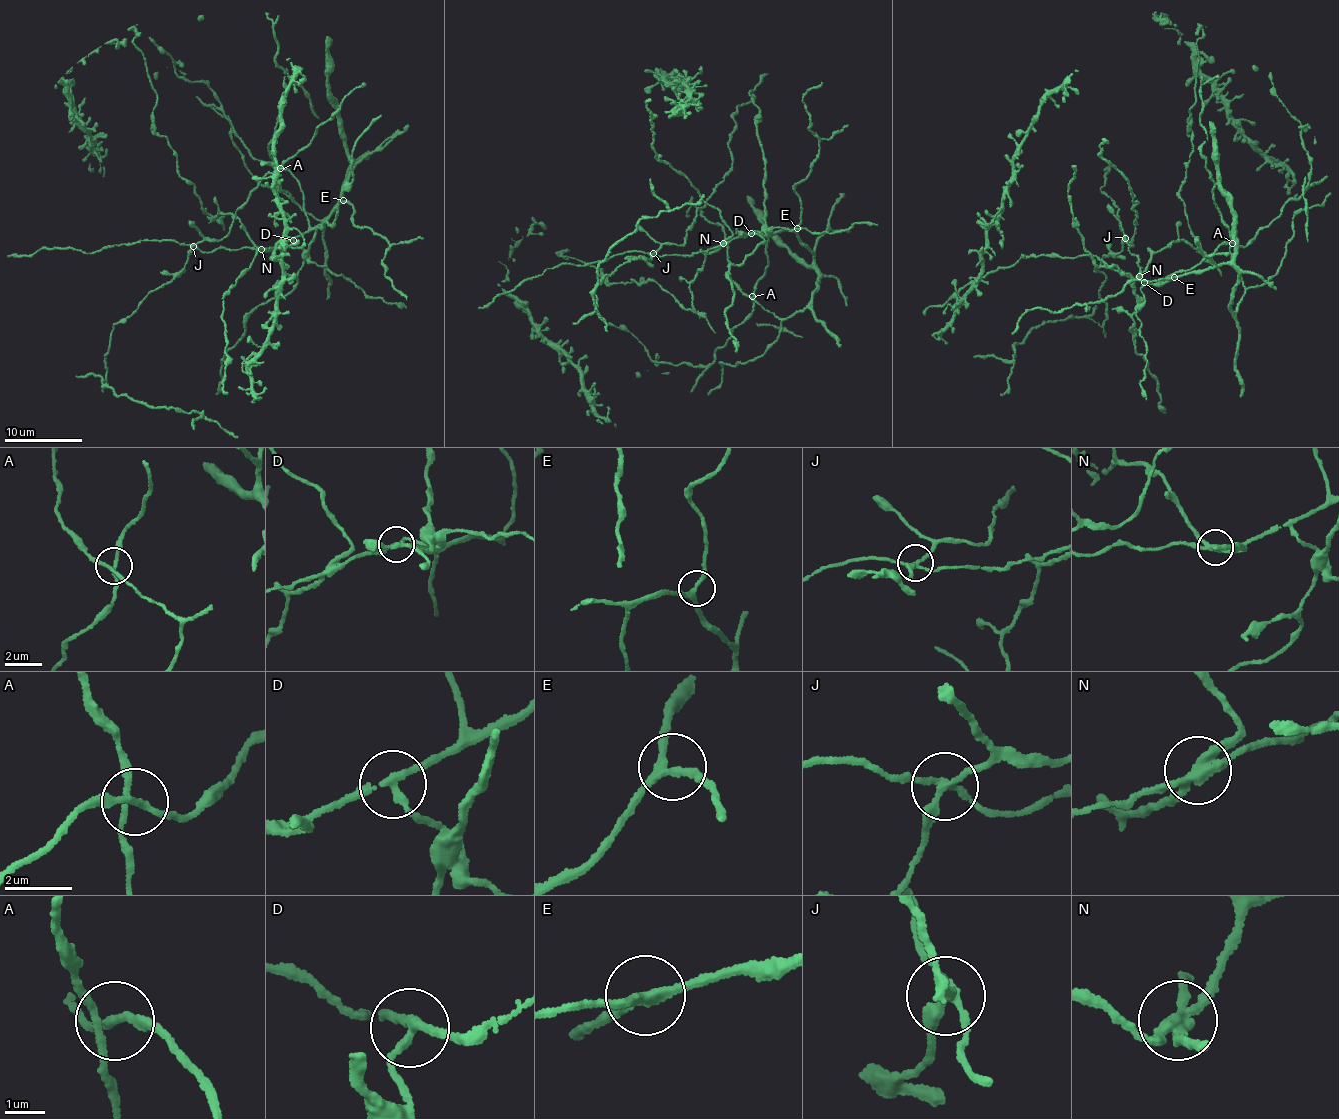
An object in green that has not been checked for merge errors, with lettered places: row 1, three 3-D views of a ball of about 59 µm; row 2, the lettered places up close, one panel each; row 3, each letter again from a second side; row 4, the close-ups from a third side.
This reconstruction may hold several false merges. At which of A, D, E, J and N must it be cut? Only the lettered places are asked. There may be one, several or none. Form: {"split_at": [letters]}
{"split_at": ["D", "J", "N"]}

